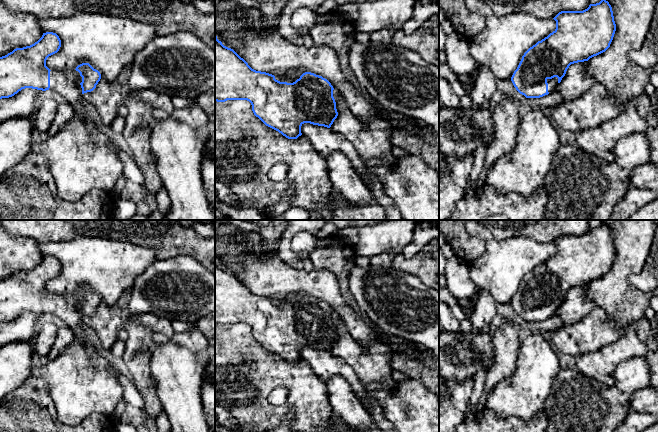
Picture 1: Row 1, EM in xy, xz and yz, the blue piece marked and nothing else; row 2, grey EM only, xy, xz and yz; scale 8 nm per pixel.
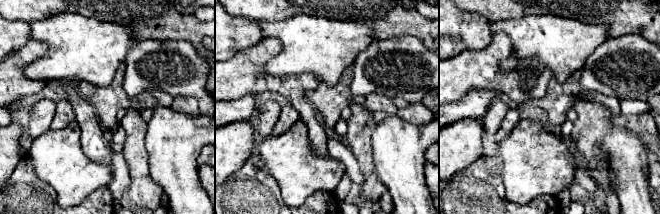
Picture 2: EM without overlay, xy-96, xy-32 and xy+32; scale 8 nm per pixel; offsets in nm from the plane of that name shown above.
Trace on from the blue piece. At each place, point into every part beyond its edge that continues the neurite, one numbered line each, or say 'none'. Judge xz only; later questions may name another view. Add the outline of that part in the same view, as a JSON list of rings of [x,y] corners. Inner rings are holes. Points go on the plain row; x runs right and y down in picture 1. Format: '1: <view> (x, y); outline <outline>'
1: xz (293, 302); outline [[[302,296],[298,299],[292,299],[290,301],[278,301],[278,300],[275,300],[275,303],[280,305],[280,306],[287,306],[287,307],[293,307],[295,306],[297,303],[300,302],[300,300],[305,297],[305,296]]]

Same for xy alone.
1: xy (67, 307); outline [[[51,294],[49,314],[57,315],[64,321],[67,327],[80,334],[85,328],[82,323],[81,306],[82,301],[76,294]]]

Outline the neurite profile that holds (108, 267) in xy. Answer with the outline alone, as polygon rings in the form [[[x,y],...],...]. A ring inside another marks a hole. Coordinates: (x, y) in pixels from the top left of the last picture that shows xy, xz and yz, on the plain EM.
[[[75,236],[65,241],[38,243],[38,249],[43,257],[56,257],[61,264],[59,275],[46,284],[50,294],[75,294],[78,289],[89,287],[106,305],[114,305],[124,291],[132,288],[136,277],[157,260],[149,247],[101,237]]]

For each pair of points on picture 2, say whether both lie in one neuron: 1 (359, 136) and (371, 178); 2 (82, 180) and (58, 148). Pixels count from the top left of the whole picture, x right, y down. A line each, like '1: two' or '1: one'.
1: one
2: one

